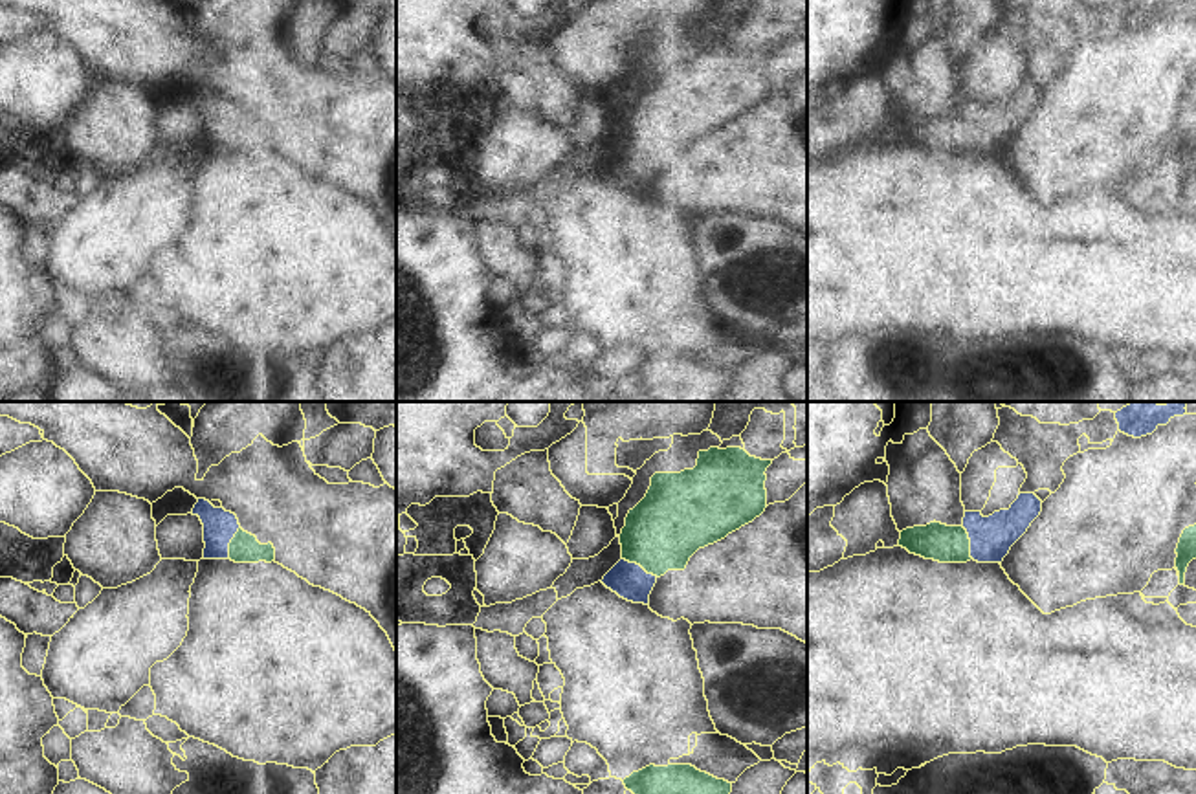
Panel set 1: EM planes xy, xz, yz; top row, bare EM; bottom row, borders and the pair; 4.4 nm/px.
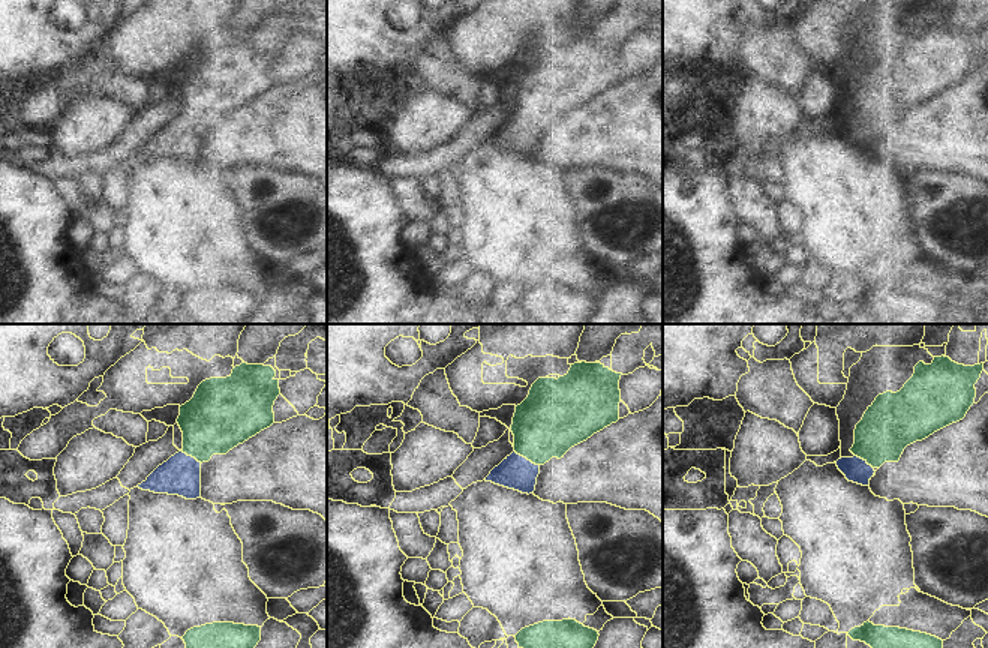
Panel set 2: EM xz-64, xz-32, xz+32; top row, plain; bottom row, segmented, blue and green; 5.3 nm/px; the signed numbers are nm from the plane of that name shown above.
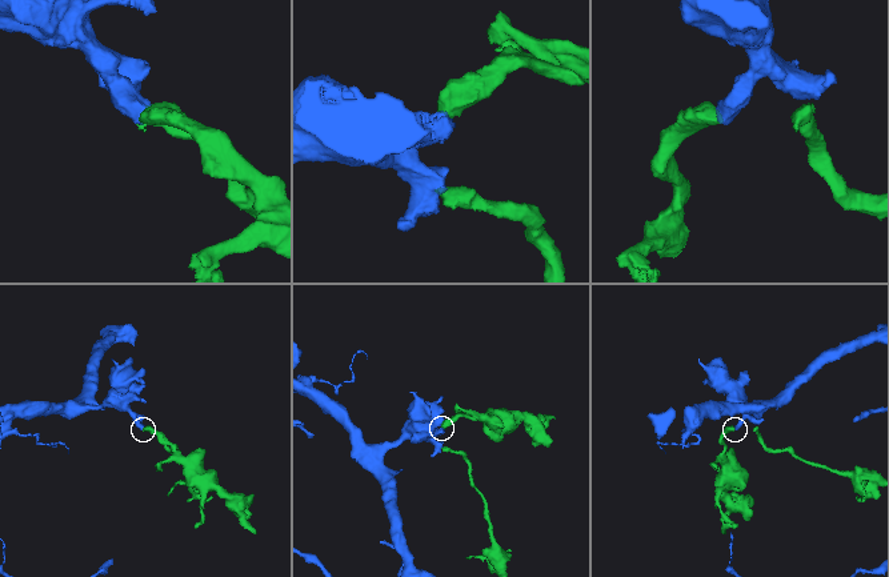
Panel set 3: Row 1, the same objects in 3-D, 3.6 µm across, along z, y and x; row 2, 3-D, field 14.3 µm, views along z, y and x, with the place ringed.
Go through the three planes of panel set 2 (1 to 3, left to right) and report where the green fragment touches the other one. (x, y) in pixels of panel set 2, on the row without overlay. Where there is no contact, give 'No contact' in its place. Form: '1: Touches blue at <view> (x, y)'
1: Touches blue at xz-64 (191, 120)
2: Touches blue at xz-32 (525, 122)
3: Touches blue at xz+32 (862, 123)

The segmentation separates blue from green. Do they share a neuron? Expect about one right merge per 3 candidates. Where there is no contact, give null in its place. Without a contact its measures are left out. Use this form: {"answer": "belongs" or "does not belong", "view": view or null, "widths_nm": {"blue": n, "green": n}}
{"answer": "belongs", "view": "xz", "widths_nm": {"blue": 160, "green": 320}}

